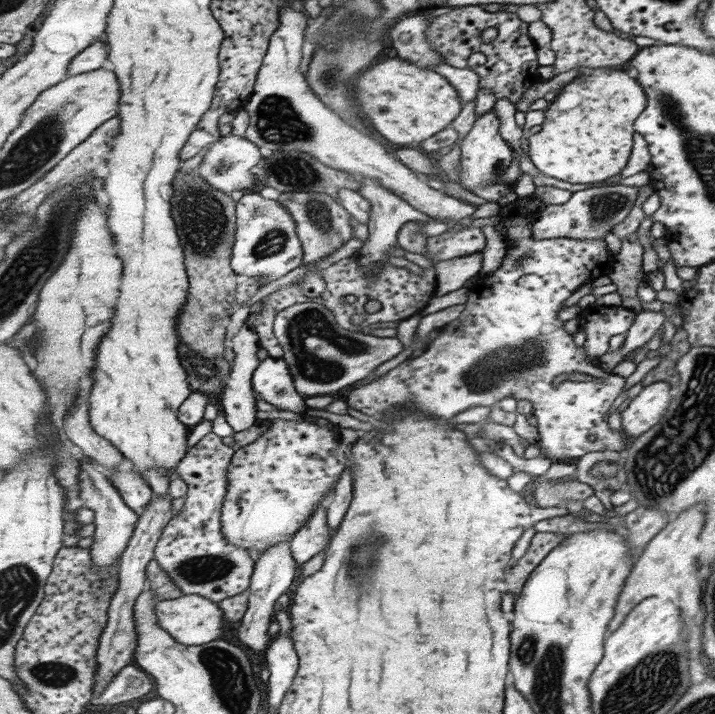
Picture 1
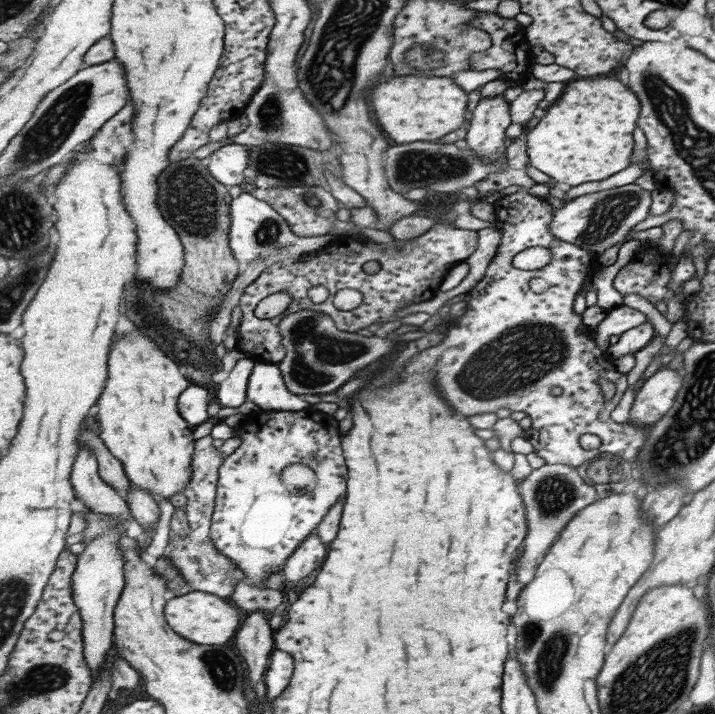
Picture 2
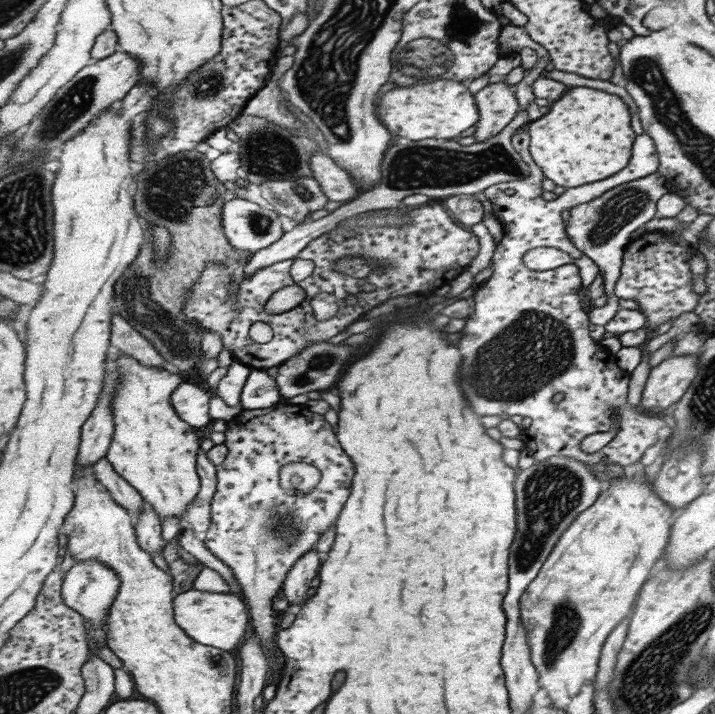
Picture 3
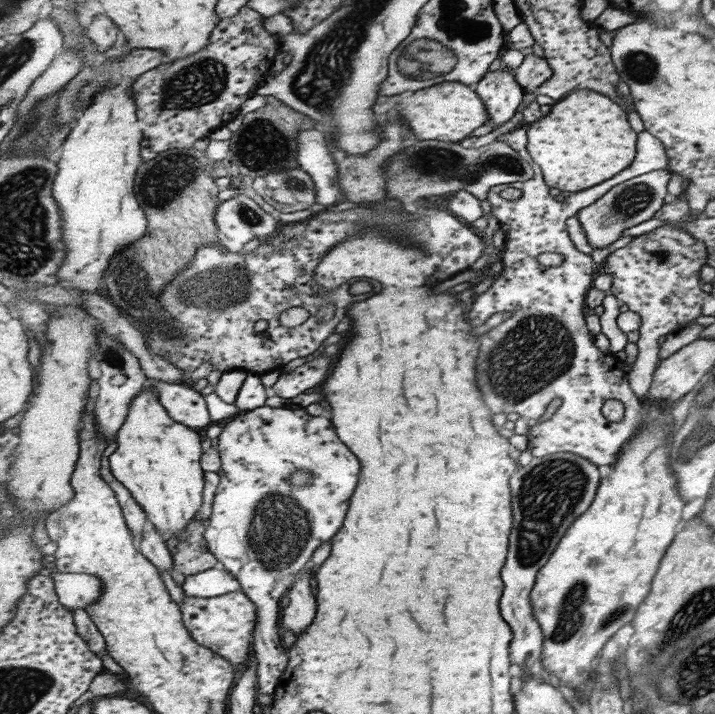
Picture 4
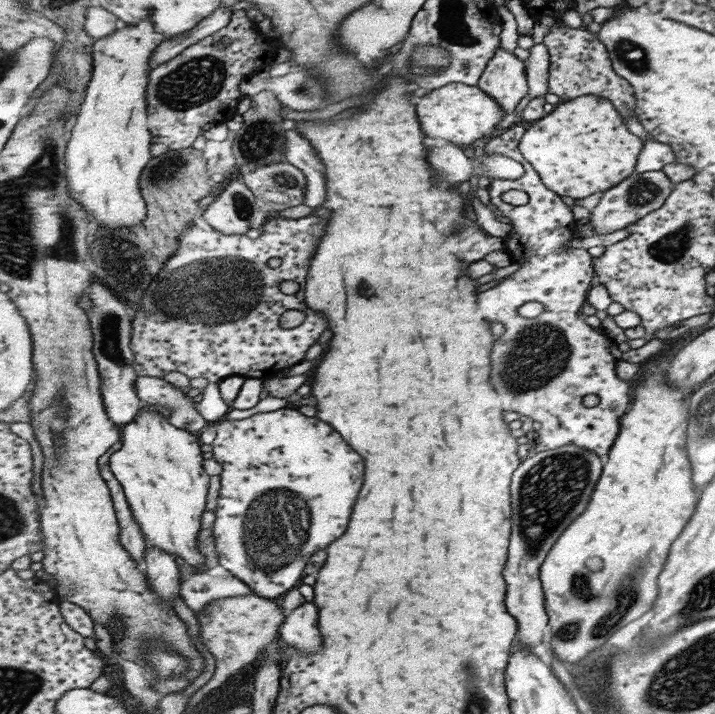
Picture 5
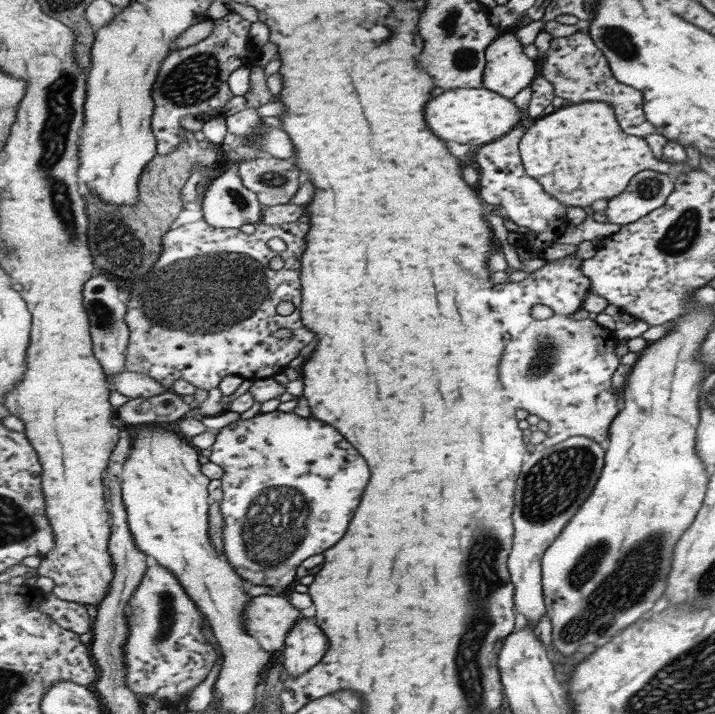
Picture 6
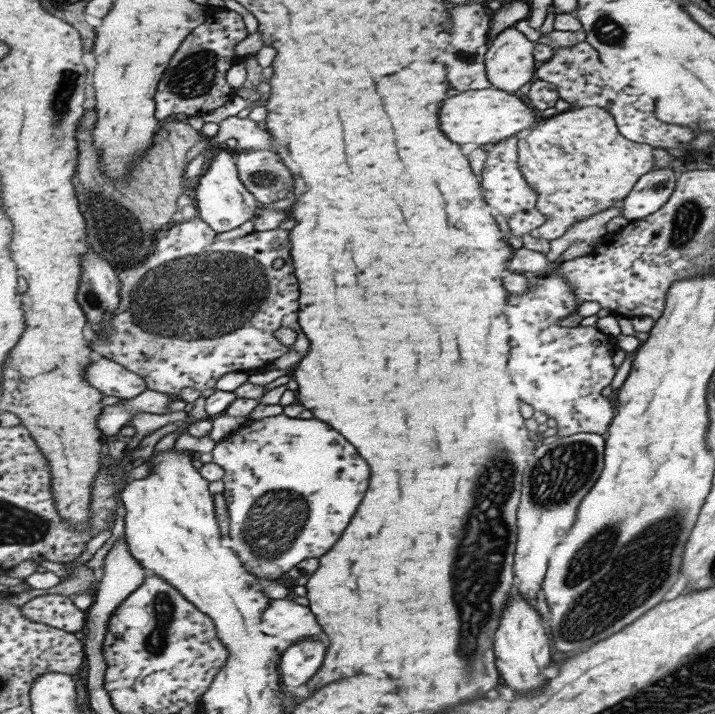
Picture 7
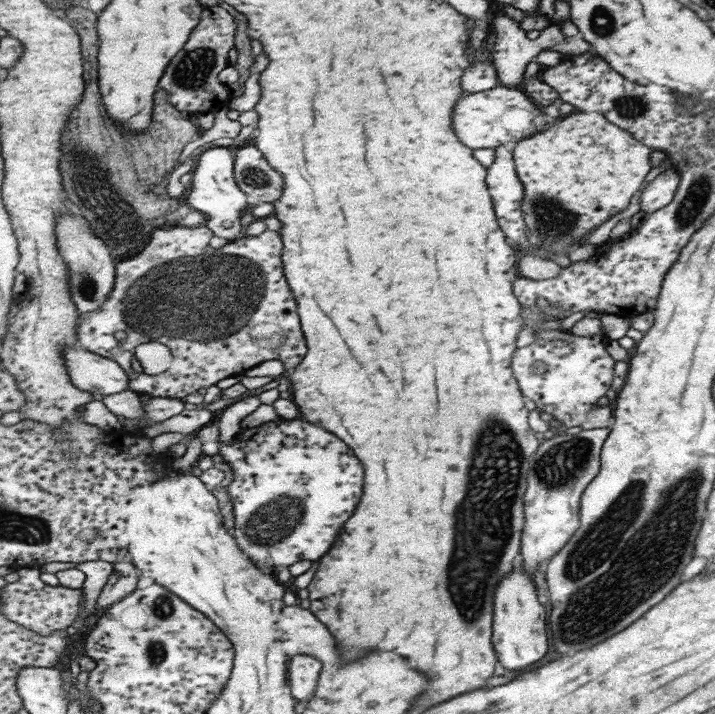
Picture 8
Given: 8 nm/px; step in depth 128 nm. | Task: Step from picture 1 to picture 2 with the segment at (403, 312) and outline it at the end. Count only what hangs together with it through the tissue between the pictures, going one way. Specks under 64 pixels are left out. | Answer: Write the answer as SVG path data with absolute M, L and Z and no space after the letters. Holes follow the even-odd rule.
M437 221L427 234L415 240L395 239L391 246L372 241L365 242L352 233L334 236L331 244L319 250L317 254L309 254L297 260L279 262L267 267L261 276L239 295L236 302L242 311L242 318L237 330L237 348L249 358L253 358L256 363L280 363L287 356L287 350L282 342L281 321L285 320L287 315L303 309L319 309L320 306L309 296L309 291L319 285L329 289L330 298L326 300L323 308L335 319L339 329L356 333L365 328L377 327L380 322L393 322L397 320L397 314L403 308L419 302L427 302L433 296L437 296L437 290L440 290L439 286L443 283L445 275L449 273L449 269L467 260L477 250L477 246L479 246L479 232L457 228L445 221ZM371 260L383 264L381 276L377 274L377 278L385 278L385 280L375 281L374 274L365 273L365 264ZM344 288L360 290L365 294L365 300L359 308L350 311L335 308L332 299L339 290ZM283 290L287 290L295 298L287 310L279 317L257 318L255 309L259 303L267 296Z

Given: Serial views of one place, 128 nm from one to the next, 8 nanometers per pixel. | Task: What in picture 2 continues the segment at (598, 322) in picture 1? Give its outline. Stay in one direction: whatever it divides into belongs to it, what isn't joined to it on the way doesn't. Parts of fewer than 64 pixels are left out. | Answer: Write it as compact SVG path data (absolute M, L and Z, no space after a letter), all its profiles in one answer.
M621 305L607 311L607 317L601 321L600 325L597 325L594 330L596 331L595 342L597 347L600 347L604 351L608 352L610 349L609 340L613 336L621 336L647 321L647 316L635 308L629 308L629 306Z

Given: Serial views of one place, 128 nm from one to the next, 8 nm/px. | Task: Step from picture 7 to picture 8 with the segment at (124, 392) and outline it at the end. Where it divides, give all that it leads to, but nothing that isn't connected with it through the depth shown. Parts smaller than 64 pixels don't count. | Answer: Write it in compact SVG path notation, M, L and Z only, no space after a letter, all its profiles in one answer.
M80 345L68 348L64 355L75 386L93 394L109 396L129 390L127 369L117 361L94 354Z

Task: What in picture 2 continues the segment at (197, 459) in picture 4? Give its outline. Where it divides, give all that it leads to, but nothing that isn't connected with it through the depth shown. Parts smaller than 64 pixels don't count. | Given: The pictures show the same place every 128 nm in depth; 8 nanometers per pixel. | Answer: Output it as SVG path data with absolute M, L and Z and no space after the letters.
M136 328L135 331L129 333L123 333L123 337L115 338L115 344L113 344L111 354L109 354L109 378L108 384L105 385L105 390L101 393L101 398L98 406L98 413L96 414L97 420L101 422L101 434L100 437L105 441L105 444L109 447L111 453L117 457L117 459L123 461L125 472L135 486L148 490L151 494L155 494L155 498L160 500L177 496L177 493L181 491L185 492L185 489L189 488L189 481L193 480L193 457L196 454L196 440L193 438L194 427L189 424L184 418L184 415L180 413L180 396L191 386L193 382L188 379L180 368L179 365L162 348L157 345L157 342L145 334L141 328Z

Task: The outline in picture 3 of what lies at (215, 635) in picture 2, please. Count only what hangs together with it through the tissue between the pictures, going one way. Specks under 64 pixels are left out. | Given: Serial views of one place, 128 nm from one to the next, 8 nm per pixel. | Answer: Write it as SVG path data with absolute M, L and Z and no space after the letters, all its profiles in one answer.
M195 588L178 593L175 597L176 622L191 638L201 644L223 650L240 648L252 630L249 605L242 595L235 591L229 593L207 592Z

